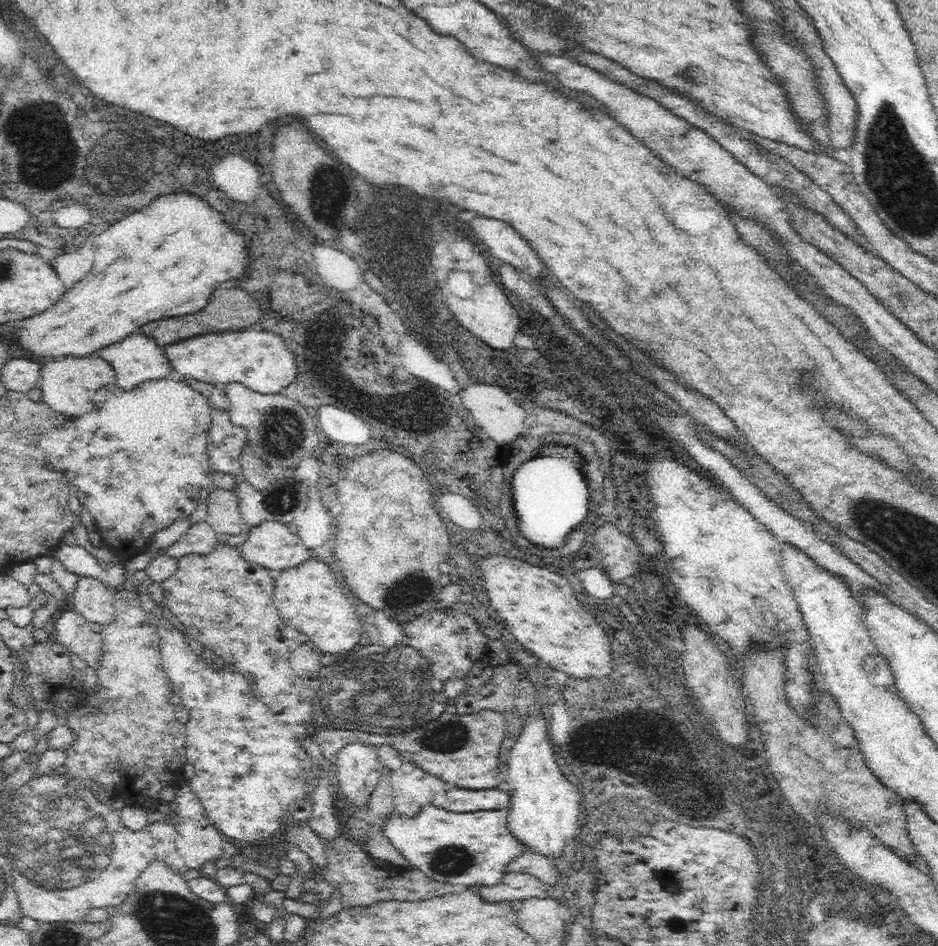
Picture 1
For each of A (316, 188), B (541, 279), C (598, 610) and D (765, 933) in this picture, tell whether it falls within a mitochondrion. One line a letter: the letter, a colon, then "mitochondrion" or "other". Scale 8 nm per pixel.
A: mitochondrion
B: other
C: other
D: mitochondrion

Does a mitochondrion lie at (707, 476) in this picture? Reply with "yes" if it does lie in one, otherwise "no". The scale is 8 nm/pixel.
no

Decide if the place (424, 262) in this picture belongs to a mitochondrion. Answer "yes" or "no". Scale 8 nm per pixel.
no

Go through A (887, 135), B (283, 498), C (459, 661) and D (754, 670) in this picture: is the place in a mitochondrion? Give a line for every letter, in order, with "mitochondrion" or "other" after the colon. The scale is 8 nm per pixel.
A: mitochondrion
B: mitochondrion
C: other
D: other

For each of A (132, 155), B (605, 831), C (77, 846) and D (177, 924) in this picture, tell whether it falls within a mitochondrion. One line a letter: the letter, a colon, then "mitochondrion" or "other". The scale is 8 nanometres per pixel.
A: mitochondrion
B: other
C: mitochondrion
D: mitochondrion

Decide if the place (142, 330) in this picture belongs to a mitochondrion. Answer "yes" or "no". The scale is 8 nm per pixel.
no

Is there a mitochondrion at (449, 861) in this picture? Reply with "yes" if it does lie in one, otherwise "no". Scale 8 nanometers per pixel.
yes

